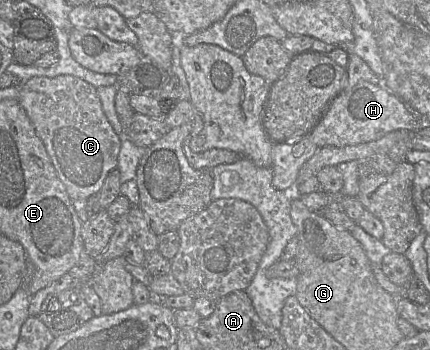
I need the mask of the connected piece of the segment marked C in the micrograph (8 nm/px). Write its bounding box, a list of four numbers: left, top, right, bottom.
[18,75,121,200]

